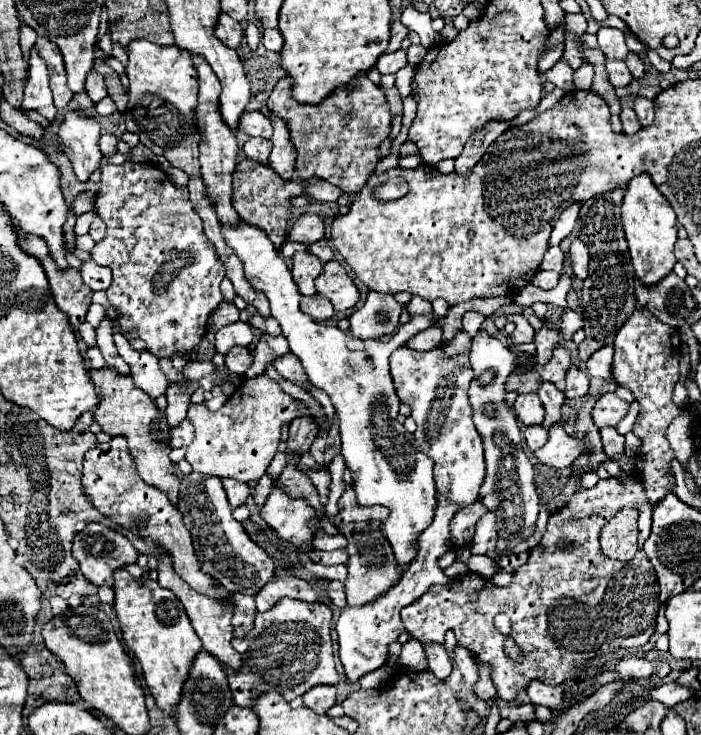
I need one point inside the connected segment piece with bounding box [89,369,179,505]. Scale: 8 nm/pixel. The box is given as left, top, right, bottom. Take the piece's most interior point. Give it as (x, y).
(124, 410)

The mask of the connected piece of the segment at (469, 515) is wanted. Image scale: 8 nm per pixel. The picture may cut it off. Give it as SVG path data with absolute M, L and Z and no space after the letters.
M477 501L455 513L455 517L451 521L451 535L453 535L455 547L469 547L471 537L475 533L475 523L483 517L485 511L487 511L485 505L481 501Z

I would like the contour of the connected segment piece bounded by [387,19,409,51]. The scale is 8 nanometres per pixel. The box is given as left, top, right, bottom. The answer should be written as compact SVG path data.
M399 19L393 21L393 23L391 23L391 41L389 41L387 51L399 49L399 47L401 47L401 41L407 37L407 33L409 33L409 29L407 29Z

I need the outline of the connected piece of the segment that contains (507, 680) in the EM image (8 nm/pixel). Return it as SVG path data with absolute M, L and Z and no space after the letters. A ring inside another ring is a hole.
M615 477L601 479L593 489L577 491L573 499L567 503L567 507L551 515L547 523L547 531L541 539L541 545L531 549L529 561L513 573L513 581L509 587L499 589L491 581L477 577L477 573L455 577L453 581L445 585L432 585L419 601L415 601L409 607L403 607L401 619L403 619L407 633L411 633L421 643L443 645L445 631L453 629L457 635L457 647L465 647L471 653L471 657L475 657L477 663L487 663L491 667L491 679L495 683L497 695L505 701L513 701L517 693L525 689L533 679L539 679L547 685L561 685L565 679L577 677L585 669L589 659L591 661L601 659L605 653L613 653L619 647L631 649L631 647L645 645L655 633L657 611L659 611L659 583L657 583L653 565L649 563L643 549L629 563L613 561L605 557L599 549L601 527L619 509L633 507L633 505L641 511L639 513L639 543L643 547L645 539L651 535L651 513L653 513L651 505L647 505L643 485L637 479L627 479L625 483L619 483ZM565 543L569 543L573 549L567 551ZM497 613L507 613L513 621L513 629L509 637L521 649L523 657L519 661L503 657L503 635L493 625L493 617Z

